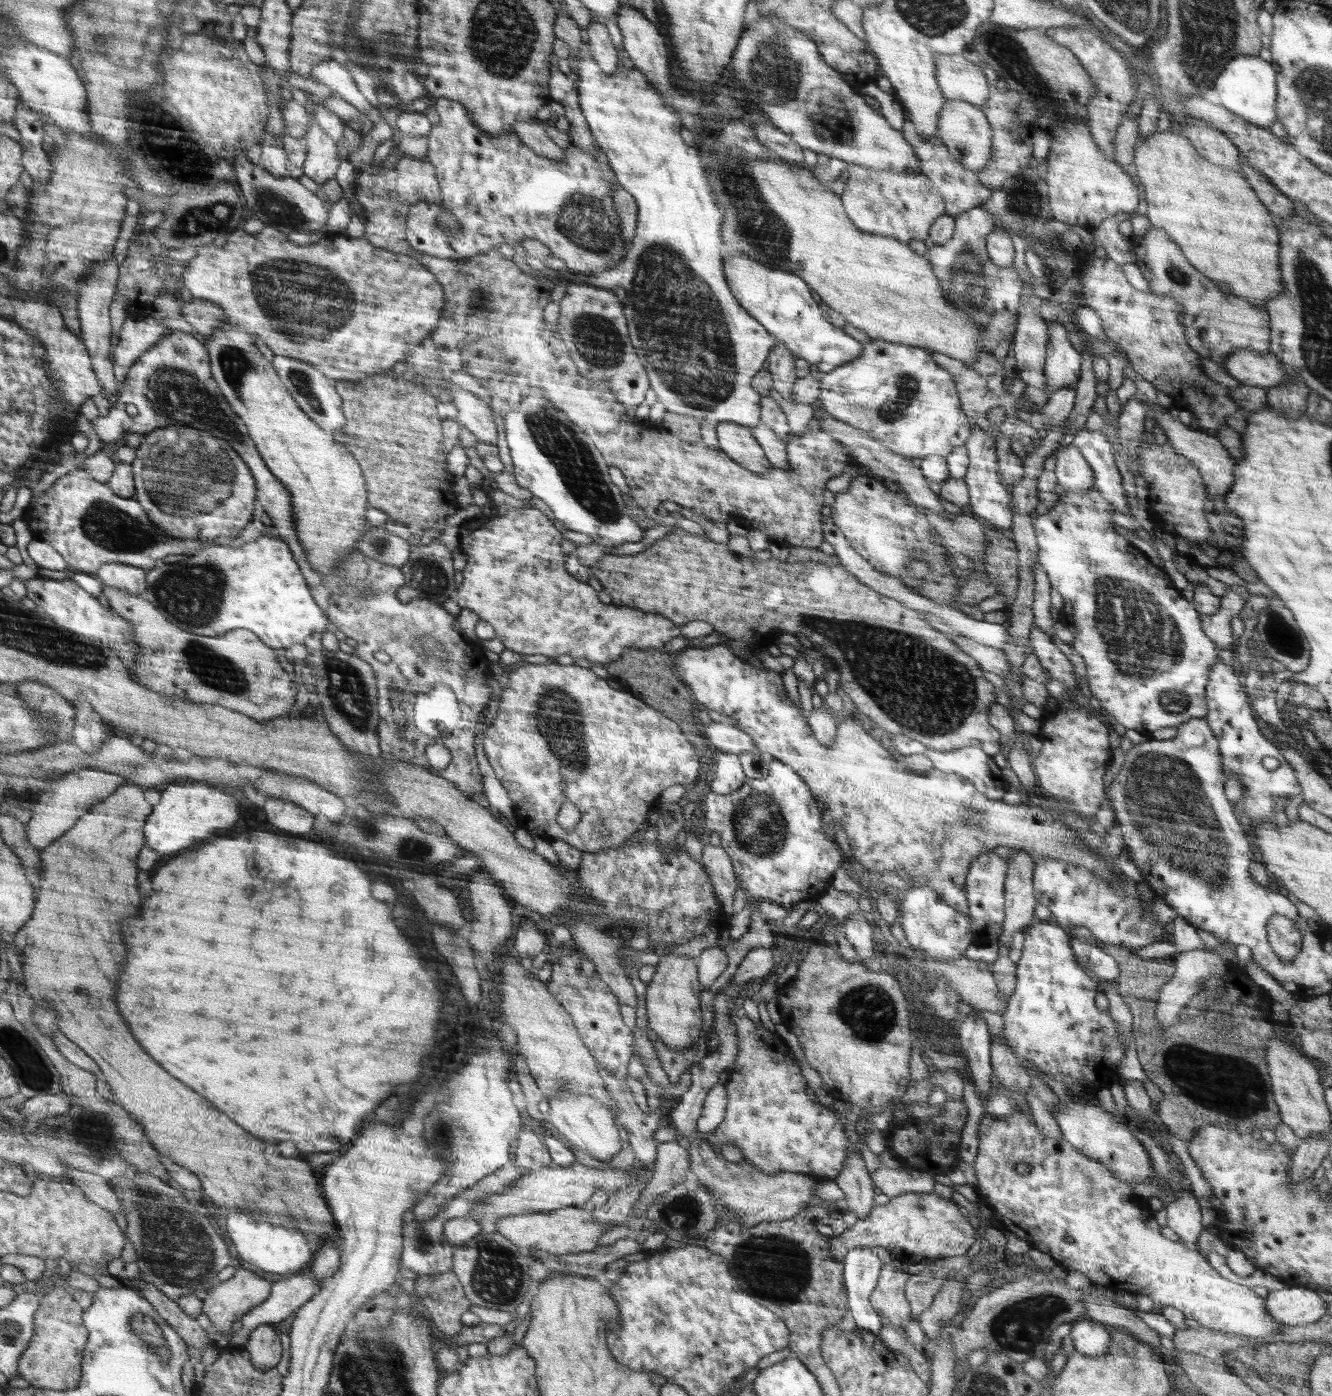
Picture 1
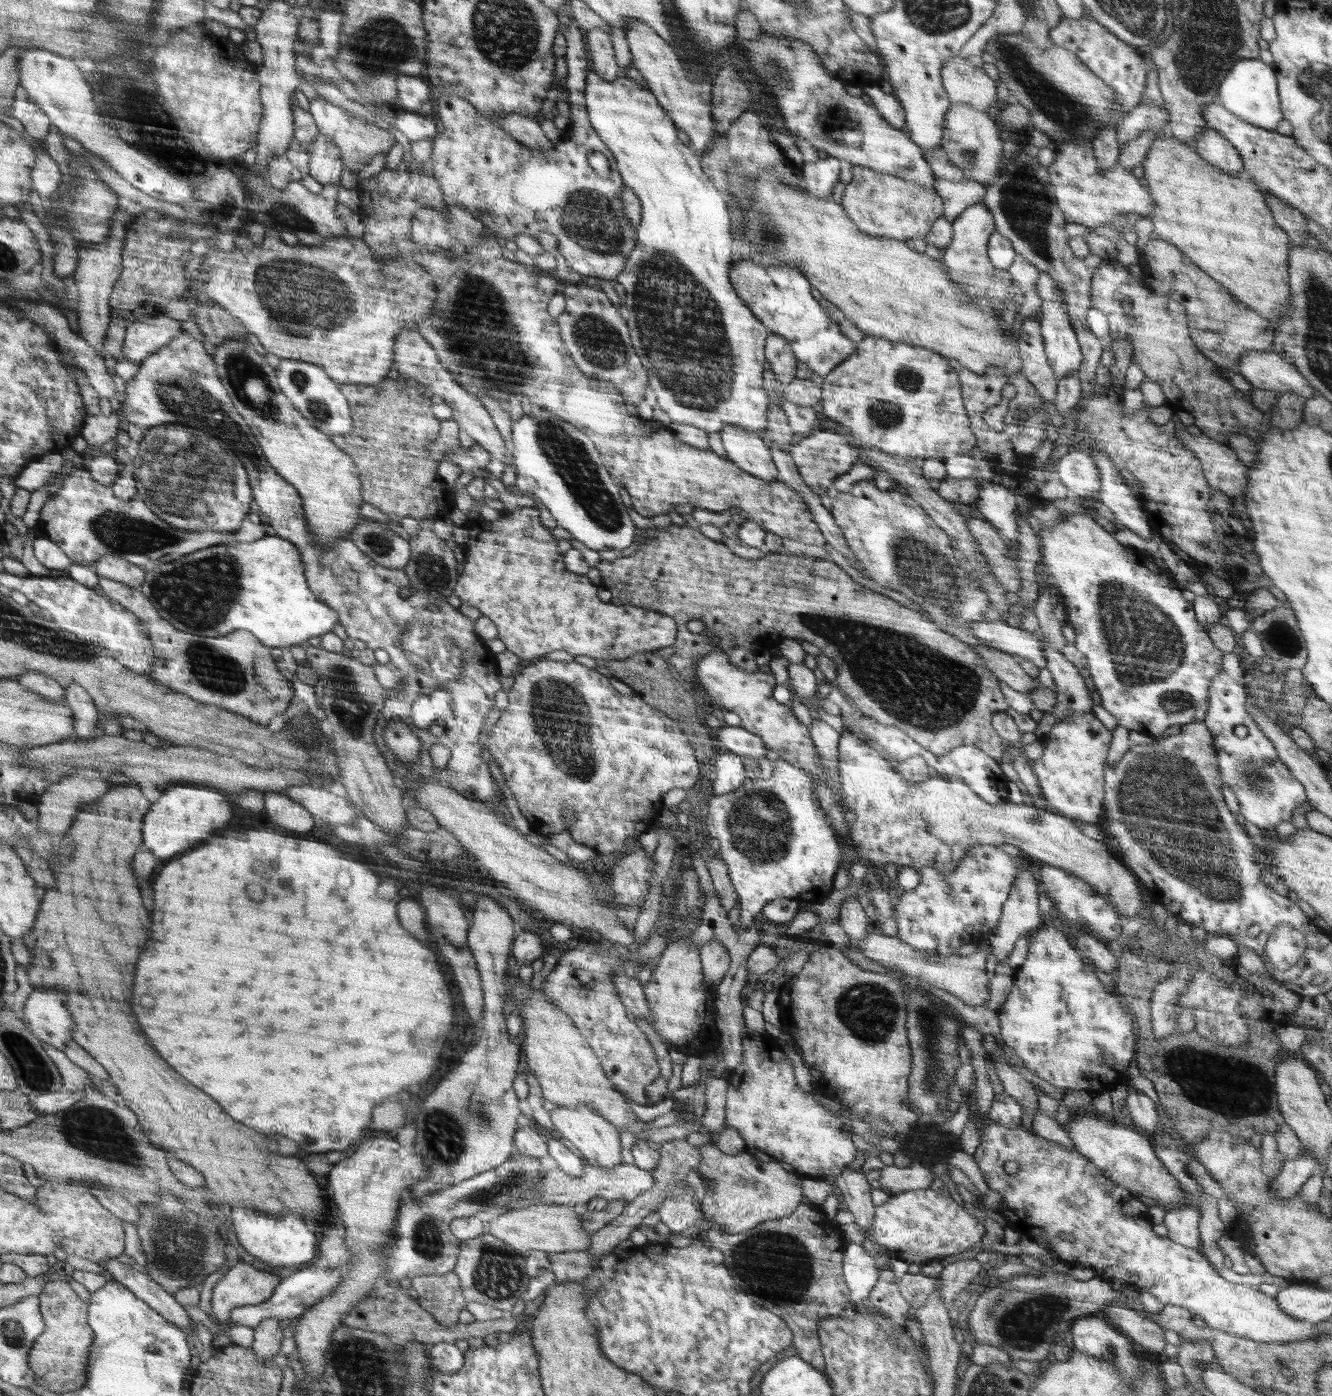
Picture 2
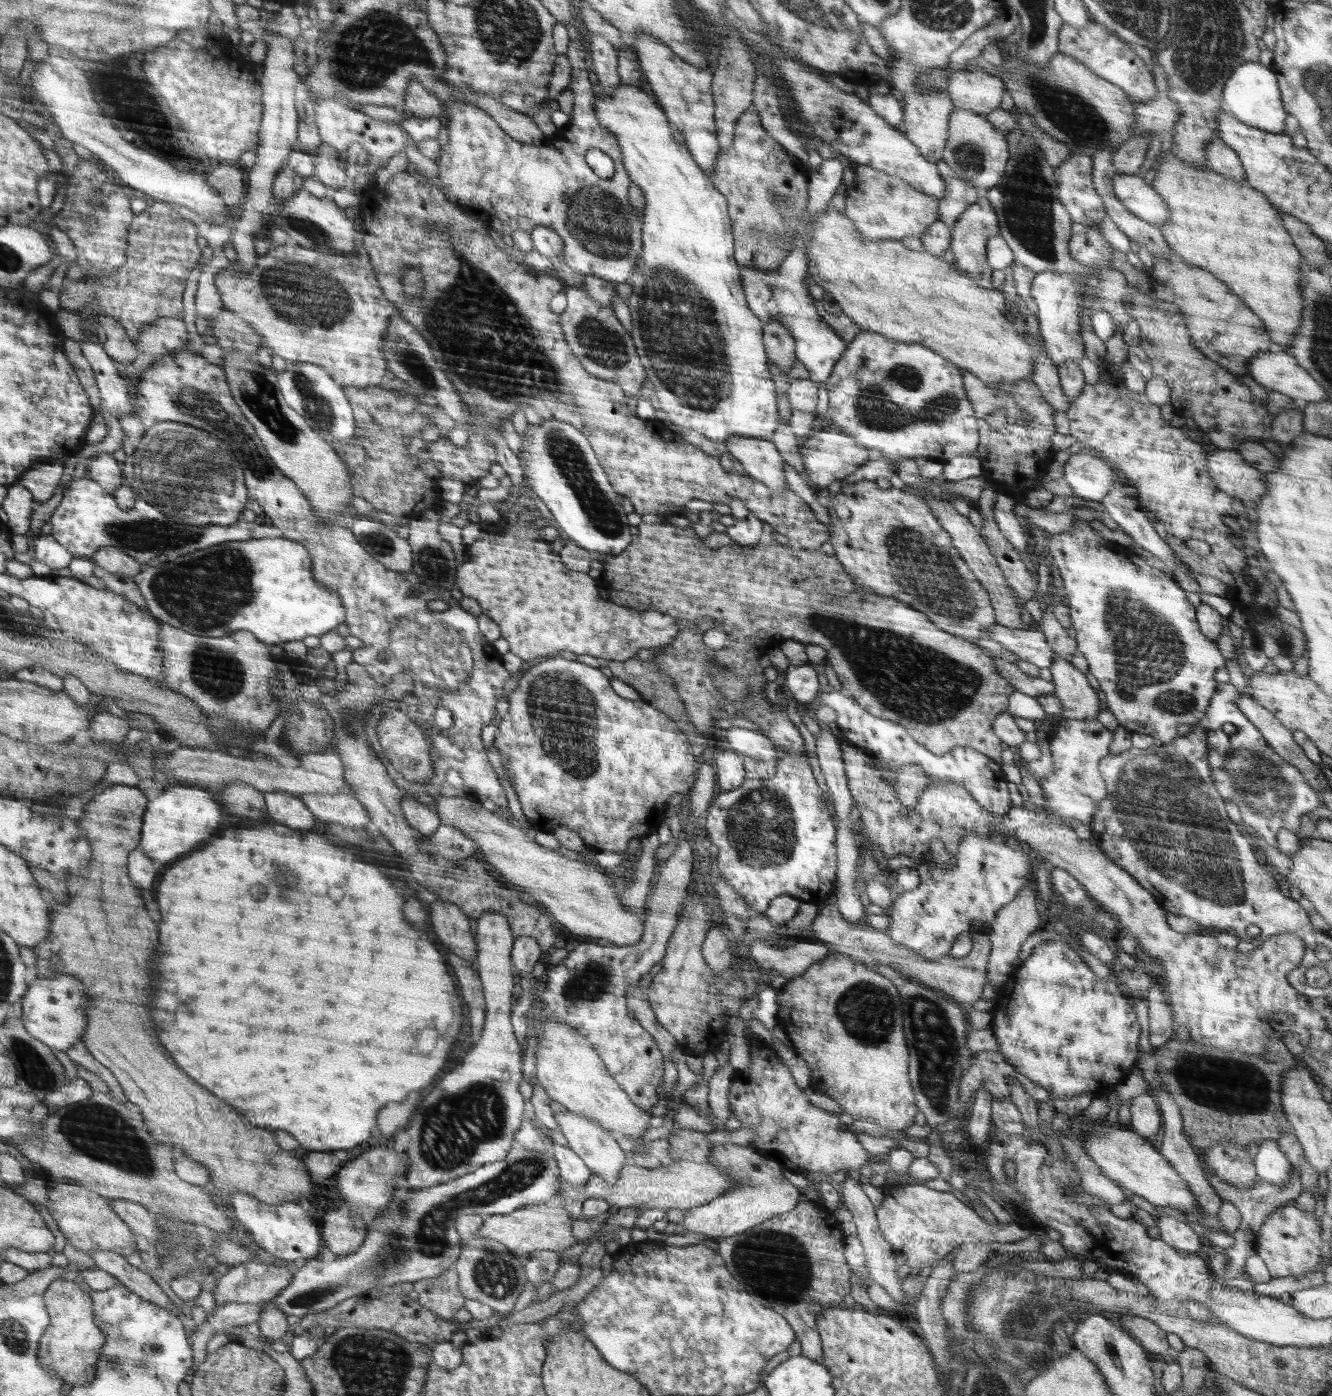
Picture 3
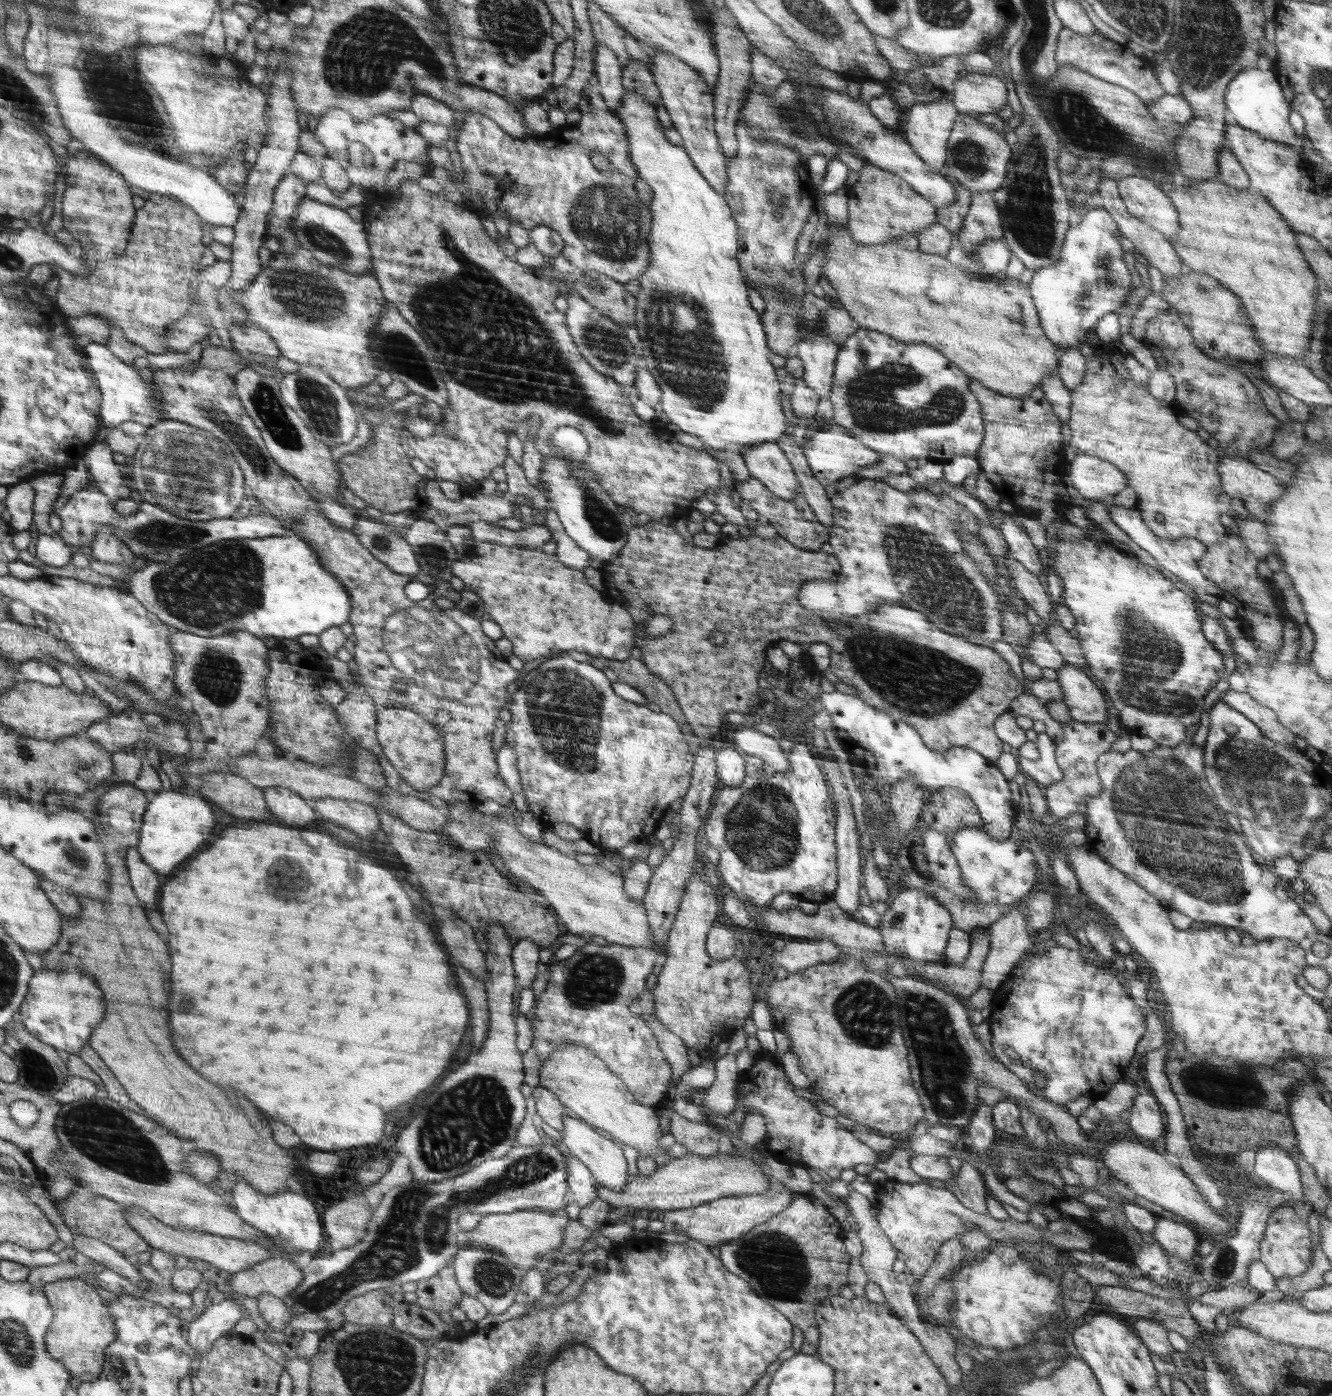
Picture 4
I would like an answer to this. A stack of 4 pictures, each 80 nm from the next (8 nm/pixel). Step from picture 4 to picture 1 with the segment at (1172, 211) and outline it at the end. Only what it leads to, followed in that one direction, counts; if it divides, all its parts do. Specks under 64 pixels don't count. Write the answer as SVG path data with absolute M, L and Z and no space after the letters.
M1074 119L1050 124L1051 129L1046 131L1050 136L1050 148L1047 155L1047 187L1049 192L1050 208L1056 220L1068 225L1080 225L1089 229L1098 227L1102 220L1114 216L1116 213L1134 213L1138 208L1138 186L1132 182L1132 172L1126 173L1122 167L1099 150L1092 140L1089 125Z

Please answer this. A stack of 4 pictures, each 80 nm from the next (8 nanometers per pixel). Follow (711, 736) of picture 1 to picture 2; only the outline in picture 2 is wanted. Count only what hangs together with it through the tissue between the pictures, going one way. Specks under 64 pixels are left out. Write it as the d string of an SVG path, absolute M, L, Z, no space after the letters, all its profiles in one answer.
M725 725L724 728L717 730L716 738L726 750L740 756L773 757L764 746L762 739L745 728Z

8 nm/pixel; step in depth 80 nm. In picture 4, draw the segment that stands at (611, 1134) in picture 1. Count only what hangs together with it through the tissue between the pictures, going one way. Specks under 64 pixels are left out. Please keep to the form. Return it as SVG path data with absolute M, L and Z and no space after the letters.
M566 1115L562 1122L562 1147L567 1148L576 1158L579 1158L598 1183L603 1184L606 1188L620 1192L620 1189L626 1186L628 1182L628 1162L626 1162L622 1150L612 1140L598 1134L594 1130L594 1126L586 1121L582 1122Z

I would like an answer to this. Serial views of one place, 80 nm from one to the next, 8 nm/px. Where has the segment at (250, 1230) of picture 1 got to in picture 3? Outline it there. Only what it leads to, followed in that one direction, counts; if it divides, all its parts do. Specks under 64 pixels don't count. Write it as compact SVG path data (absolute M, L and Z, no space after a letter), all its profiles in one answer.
M234 1194L231 1203L236 1220L244 1226L252 1242L264 1252L285 1260L285 1263L294 1262L298 1258L314 1259L316 1257L316 1252L320 1250L320 1230L314 1218L302 1210L300 1201L295 1200L292 1204L288 1202L288 1204L270 1205L258 1202L256 1198L248 1194Z

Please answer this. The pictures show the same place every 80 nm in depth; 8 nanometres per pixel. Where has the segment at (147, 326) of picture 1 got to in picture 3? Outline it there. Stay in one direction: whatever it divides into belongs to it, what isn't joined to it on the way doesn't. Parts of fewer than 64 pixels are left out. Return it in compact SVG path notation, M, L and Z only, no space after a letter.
M172 317L150 323L140 334L141 338L135 342L136 349L142 355L154 357L182 350L189 342L183 321Z

